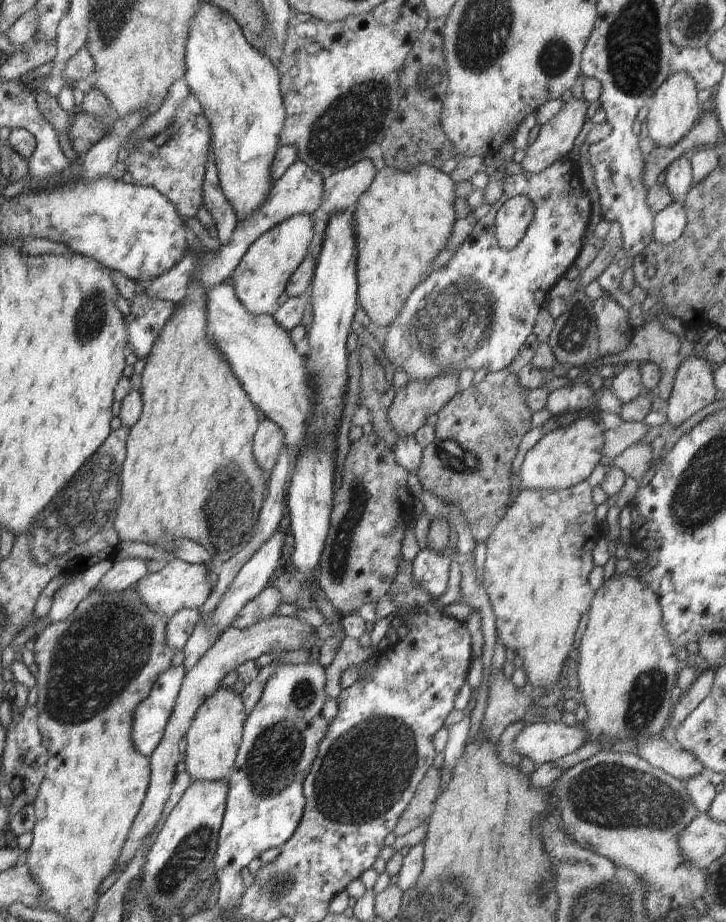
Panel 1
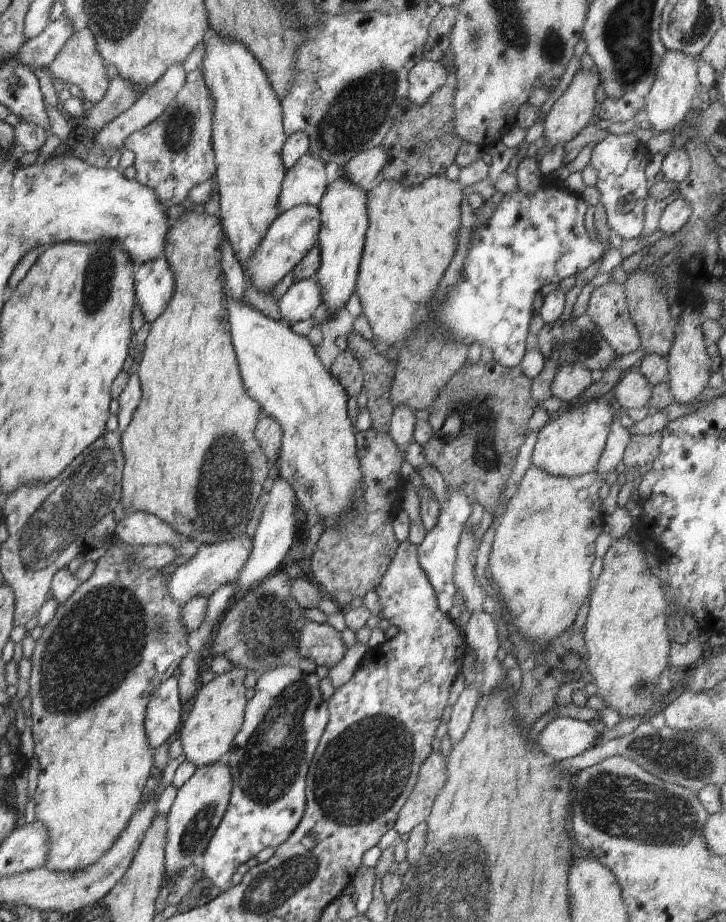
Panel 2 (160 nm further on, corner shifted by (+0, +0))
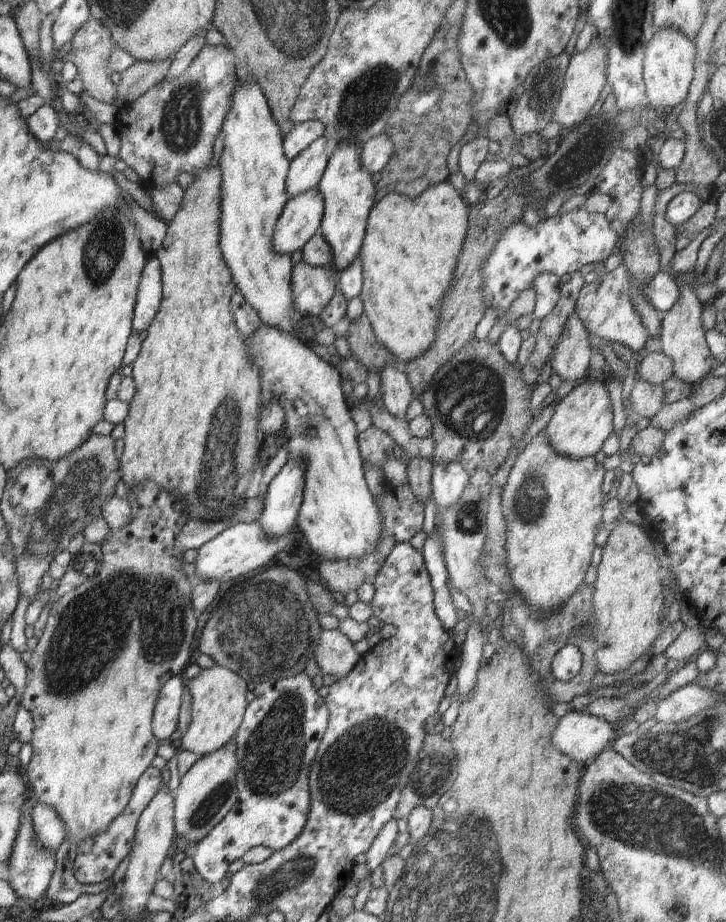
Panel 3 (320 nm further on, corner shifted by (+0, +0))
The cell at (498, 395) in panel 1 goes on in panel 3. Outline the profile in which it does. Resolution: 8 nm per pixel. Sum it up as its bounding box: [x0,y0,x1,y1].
[419,336,533,476]

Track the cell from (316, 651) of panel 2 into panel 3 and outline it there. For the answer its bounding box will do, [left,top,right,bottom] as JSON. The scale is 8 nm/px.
[315,629,360,681]

